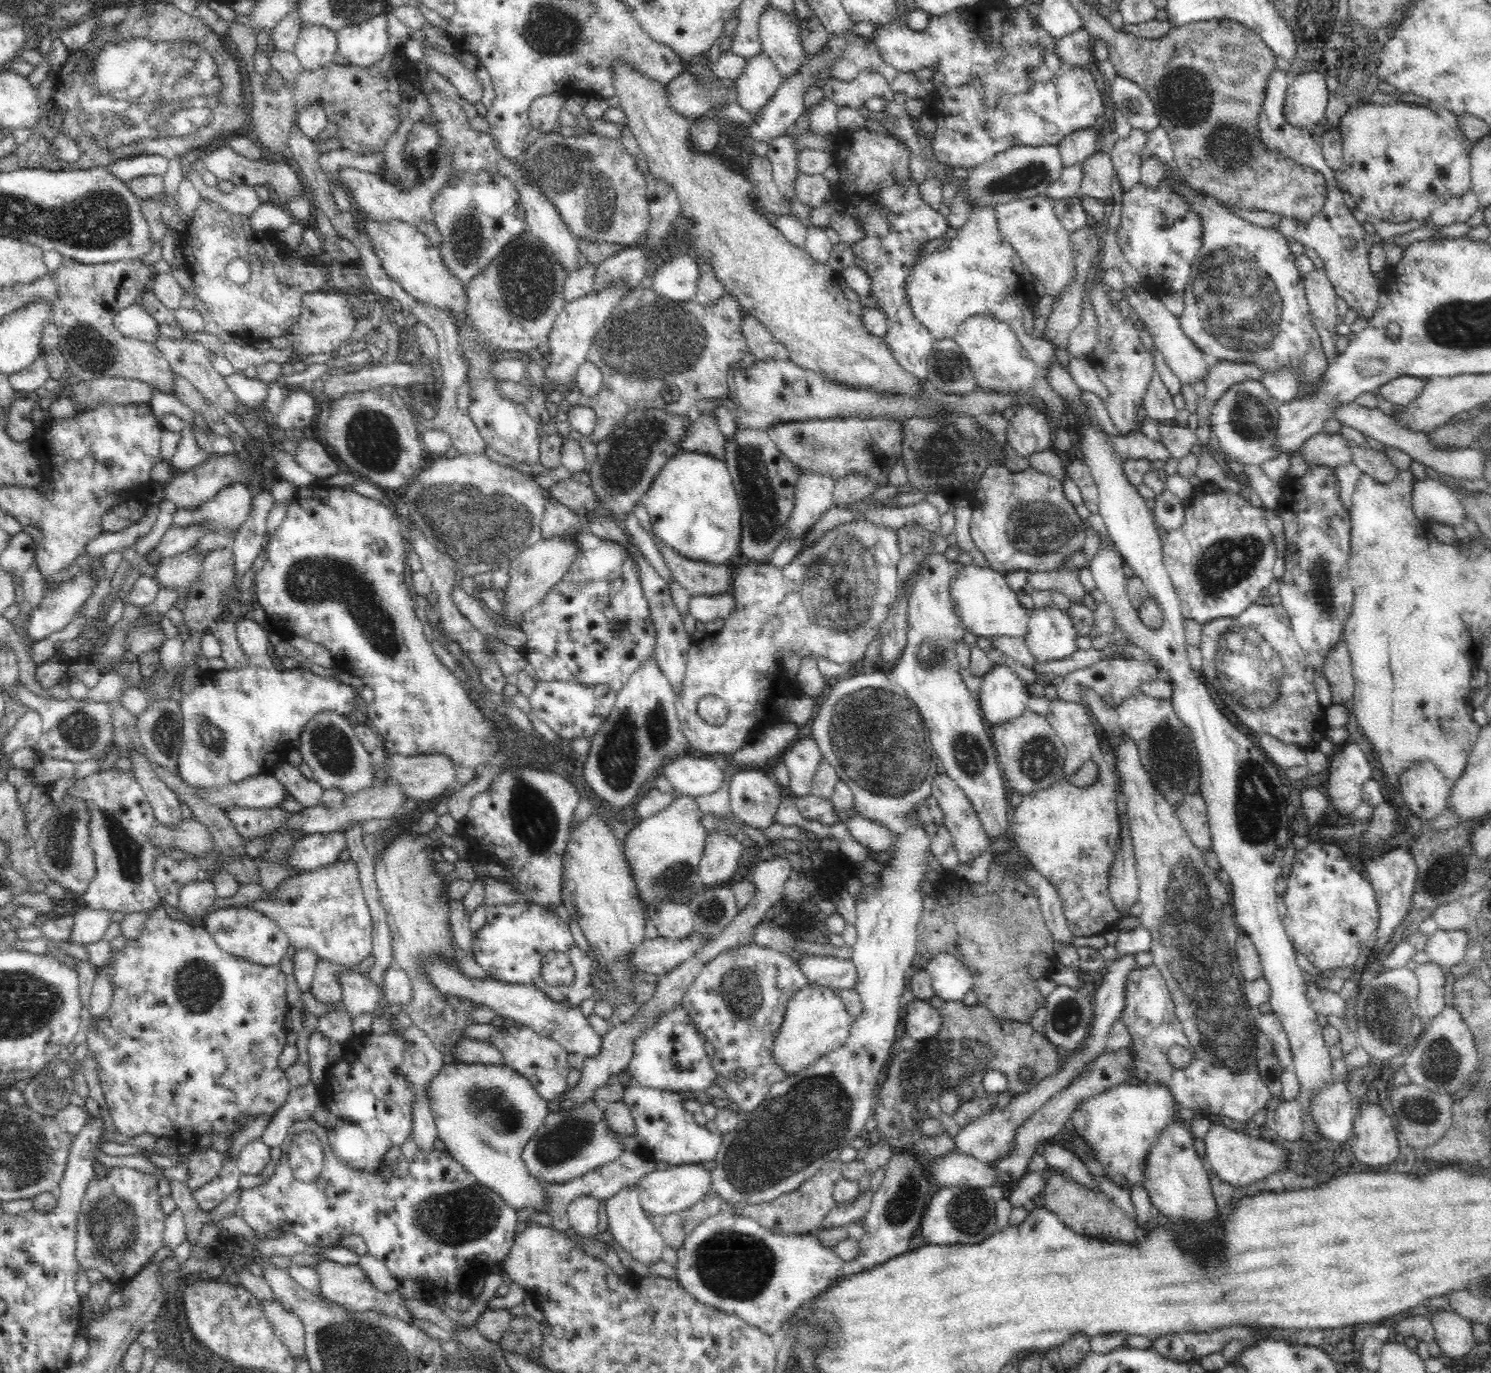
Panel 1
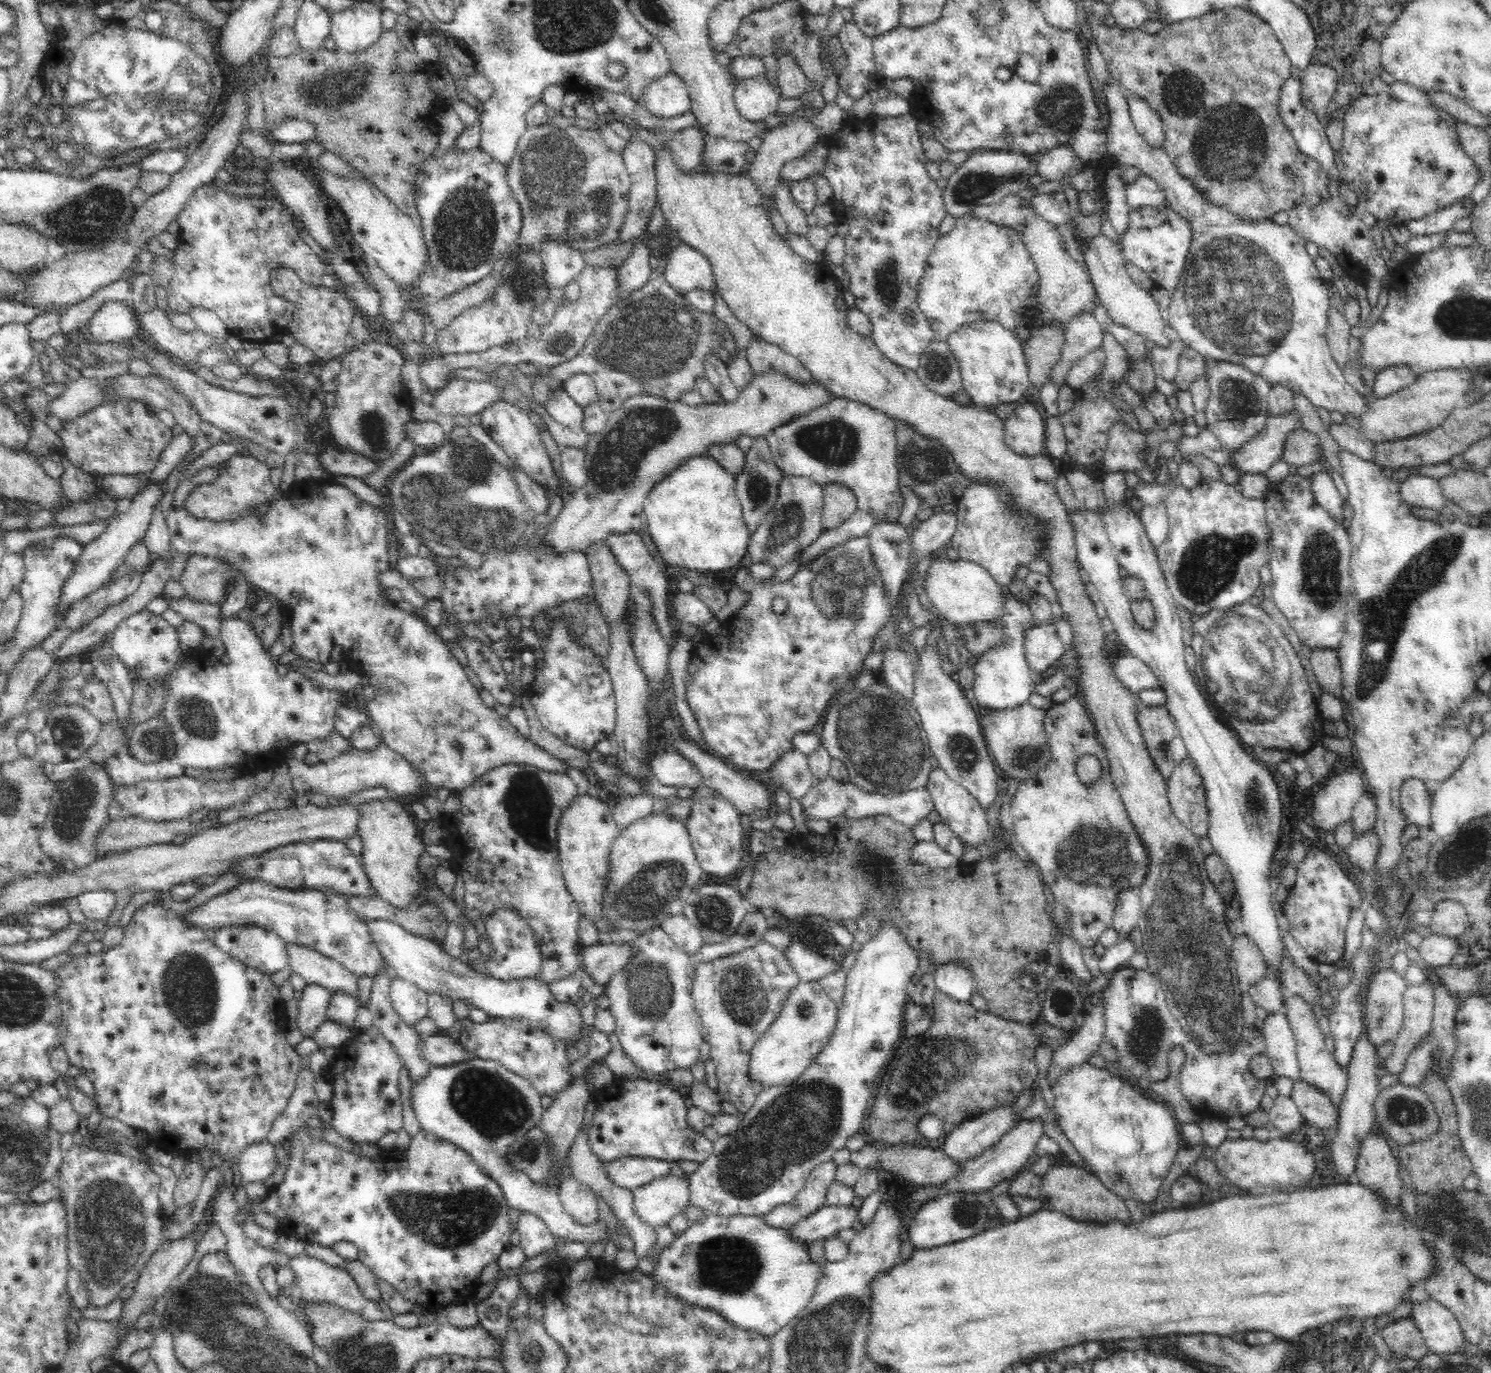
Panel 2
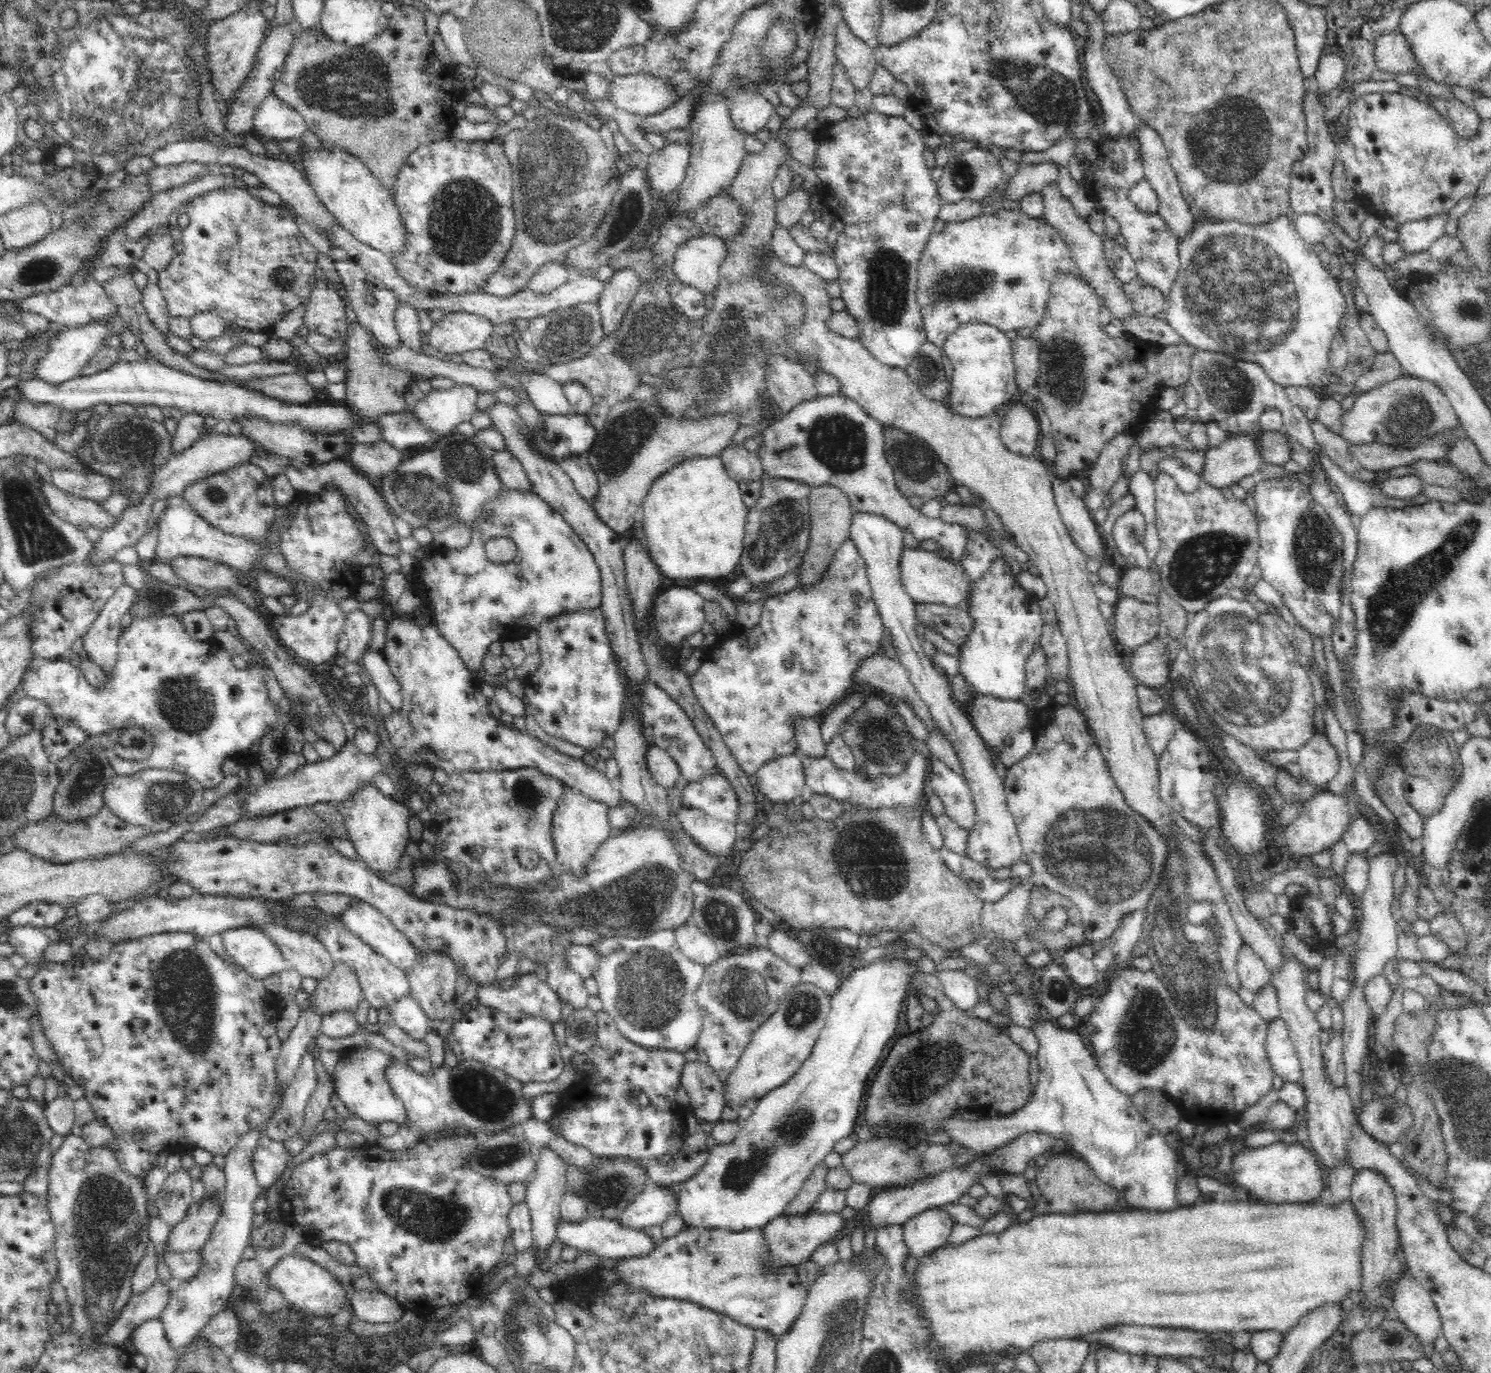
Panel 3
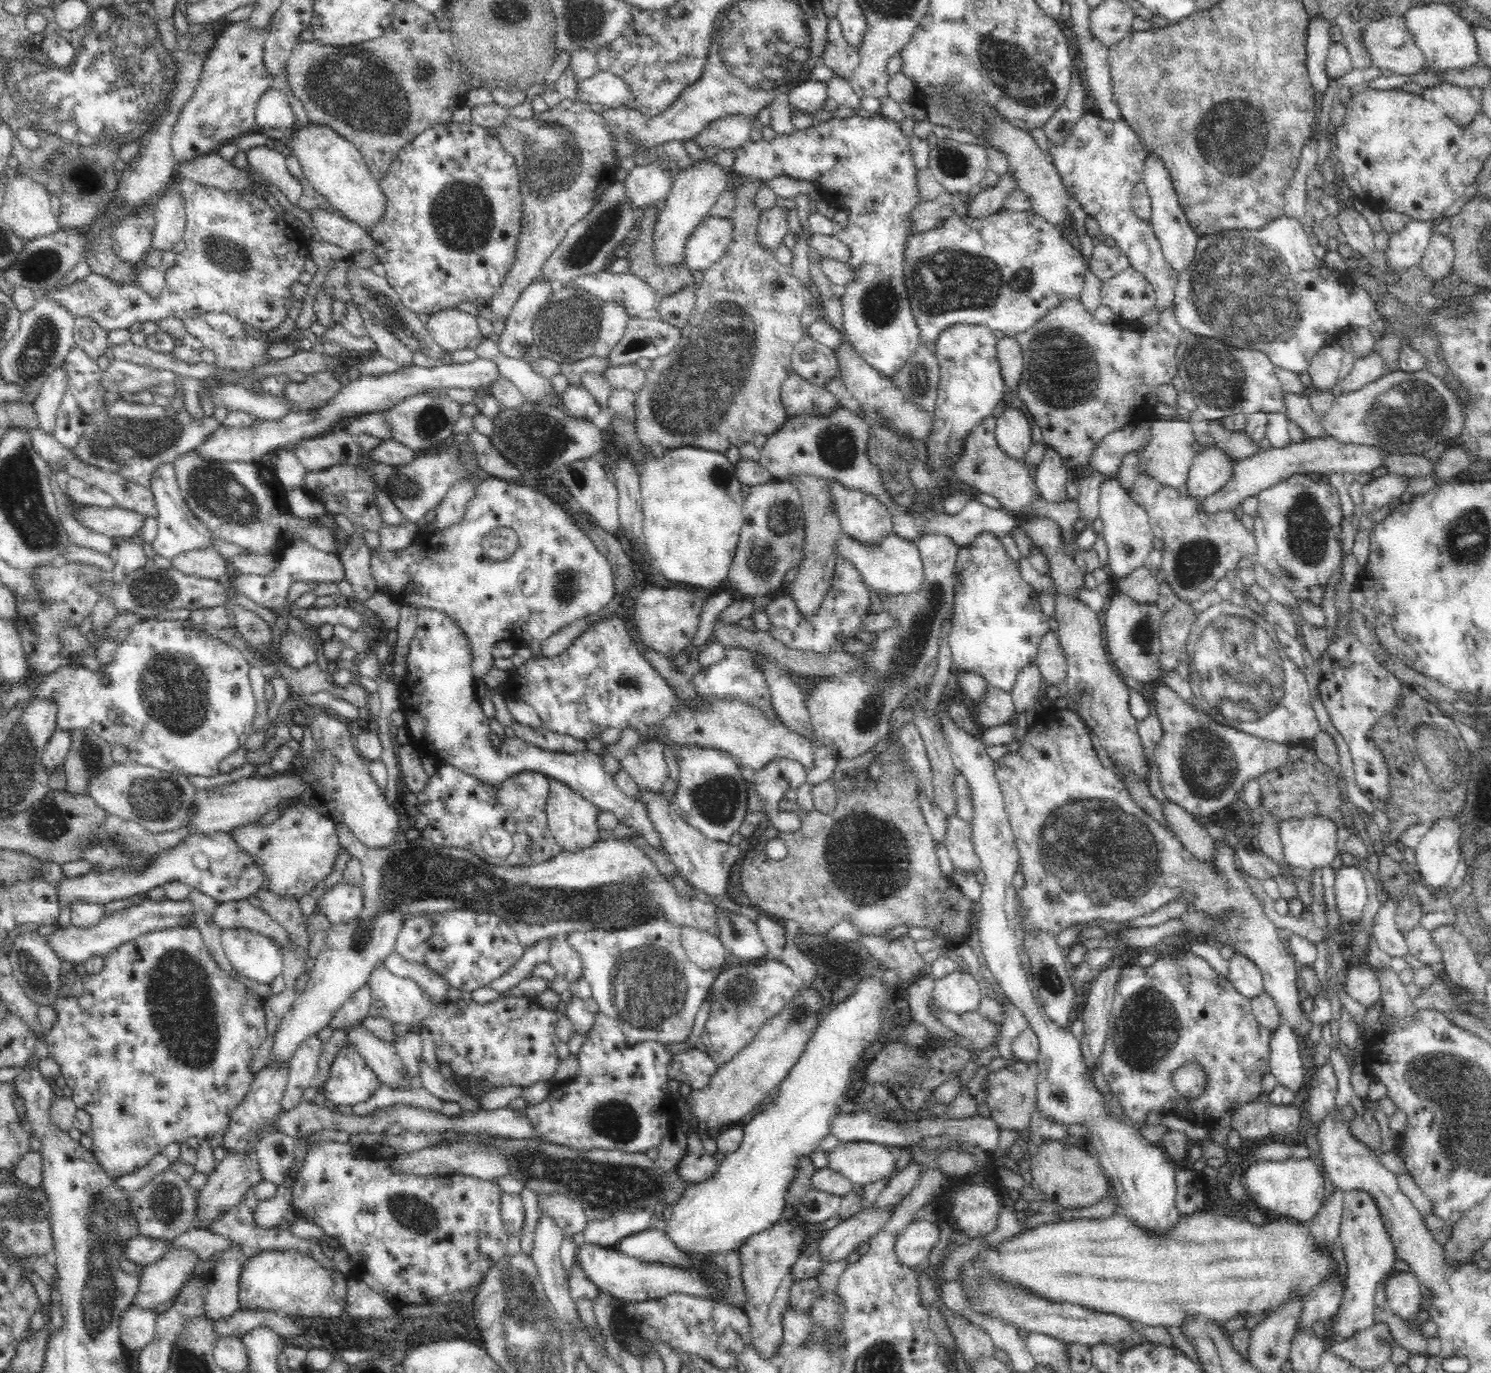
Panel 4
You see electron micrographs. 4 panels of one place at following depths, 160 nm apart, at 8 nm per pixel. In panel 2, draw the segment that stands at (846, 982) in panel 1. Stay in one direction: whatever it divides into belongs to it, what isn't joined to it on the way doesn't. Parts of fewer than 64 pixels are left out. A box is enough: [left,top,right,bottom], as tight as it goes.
[783,942,840,981]

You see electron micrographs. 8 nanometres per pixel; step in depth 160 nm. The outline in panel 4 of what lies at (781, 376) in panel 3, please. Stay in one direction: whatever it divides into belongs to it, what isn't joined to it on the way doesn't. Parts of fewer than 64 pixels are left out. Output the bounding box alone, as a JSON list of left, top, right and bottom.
[781,372,842,418]

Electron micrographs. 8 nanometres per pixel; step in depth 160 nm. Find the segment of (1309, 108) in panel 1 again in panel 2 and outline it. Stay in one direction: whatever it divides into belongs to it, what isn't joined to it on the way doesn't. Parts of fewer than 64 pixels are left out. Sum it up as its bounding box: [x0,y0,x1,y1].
[1300,62,1338,113]

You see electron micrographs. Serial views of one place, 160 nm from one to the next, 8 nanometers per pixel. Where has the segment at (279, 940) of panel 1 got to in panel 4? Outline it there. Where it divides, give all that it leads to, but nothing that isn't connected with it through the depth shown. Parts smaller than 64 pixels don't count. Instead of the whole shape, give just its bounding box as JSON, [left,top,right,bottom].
[221,928,283,984]

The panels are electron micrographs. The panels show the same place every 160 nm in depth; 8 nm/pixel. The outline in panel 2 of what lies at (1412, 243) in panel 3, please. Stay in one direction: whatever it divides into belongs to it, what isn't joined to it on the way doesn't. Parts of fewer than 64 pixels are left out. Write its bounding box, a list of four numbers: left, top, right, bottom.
[1404,197,1474,239]

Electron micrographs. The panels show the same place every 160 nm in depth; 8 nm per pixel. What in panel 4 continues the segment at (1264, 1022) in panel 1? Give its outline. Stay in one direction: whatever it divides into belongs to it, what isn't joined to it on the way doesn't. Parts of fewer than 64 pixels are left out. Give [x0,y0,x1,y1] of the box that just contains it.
[1269,1022,1308,1092]

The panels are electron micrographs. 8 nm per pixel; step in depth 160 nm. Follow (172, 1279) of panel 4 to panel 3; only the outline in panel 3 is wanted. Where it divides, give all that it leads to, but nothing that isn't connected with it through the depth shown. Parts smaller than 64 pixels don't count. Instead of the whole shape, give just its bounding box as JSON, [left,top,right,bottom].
[103,1278,171,1345]

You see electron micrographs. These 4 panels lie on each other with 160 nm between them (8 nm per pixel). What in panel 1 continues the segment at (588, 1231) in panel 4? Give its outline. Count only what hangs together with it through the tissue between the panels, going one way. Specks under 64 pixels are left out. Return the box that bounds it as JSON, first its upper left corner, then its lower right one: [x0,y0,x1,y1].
[636,1163,709,1216]

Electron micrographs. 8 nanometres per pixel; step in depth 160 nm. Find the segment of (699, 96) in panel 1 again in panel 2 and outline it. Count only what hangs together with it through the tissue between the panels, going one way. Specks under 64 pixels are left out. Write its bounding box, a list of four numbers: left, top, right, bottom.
[638,72,691,118]

